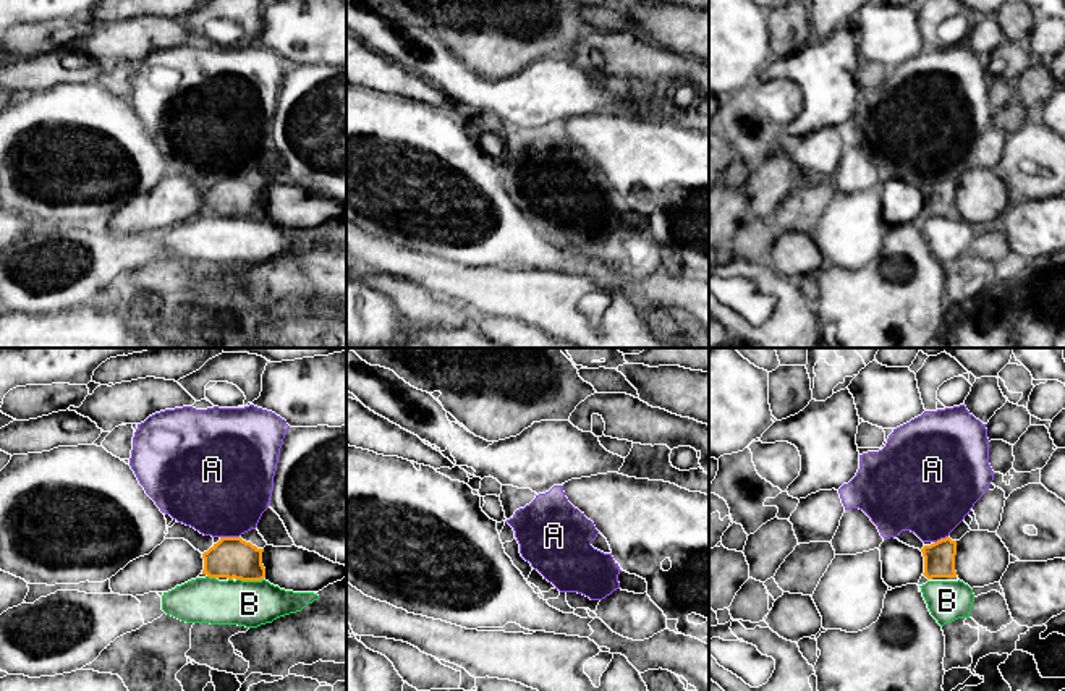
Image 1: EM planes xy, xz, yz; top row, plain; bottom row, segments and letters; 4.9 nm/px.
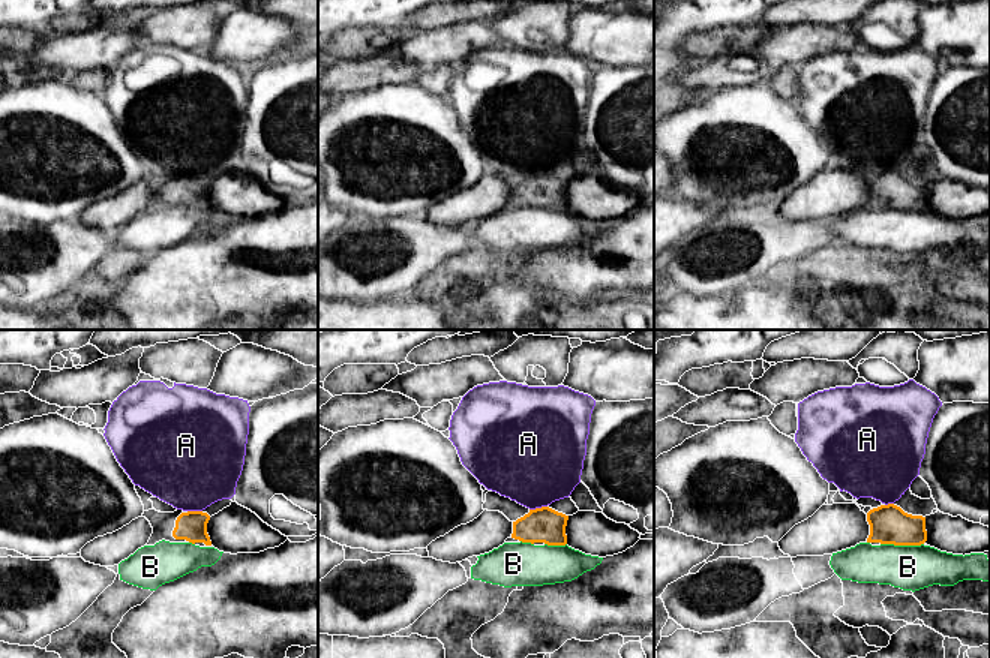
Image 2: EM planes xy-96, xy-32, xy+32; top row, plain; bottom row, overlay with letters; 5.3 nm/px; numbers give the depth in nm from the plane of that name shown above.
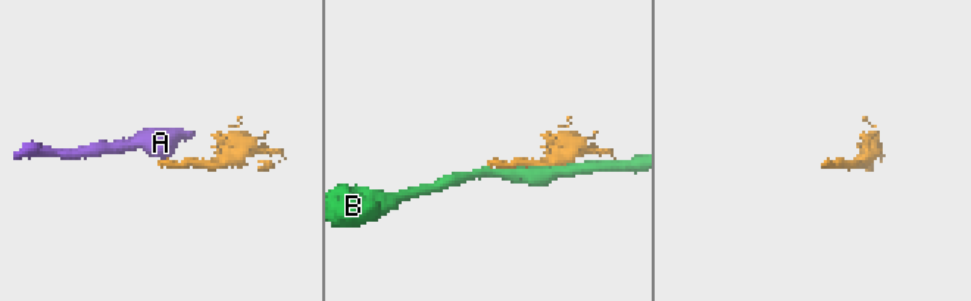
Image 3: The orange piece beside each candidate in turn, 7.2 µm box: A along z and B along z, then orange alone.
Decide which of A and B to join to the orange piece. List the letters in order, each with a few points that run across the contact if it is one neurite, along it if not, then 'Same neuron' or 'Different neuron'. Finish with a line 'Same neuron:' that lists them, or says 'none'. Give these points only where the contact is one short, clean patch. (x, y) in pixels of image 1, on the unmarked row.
A: Line: xy (220, 173), (238, 175). Different neuron
B: Different neuron
Same neuron: none

